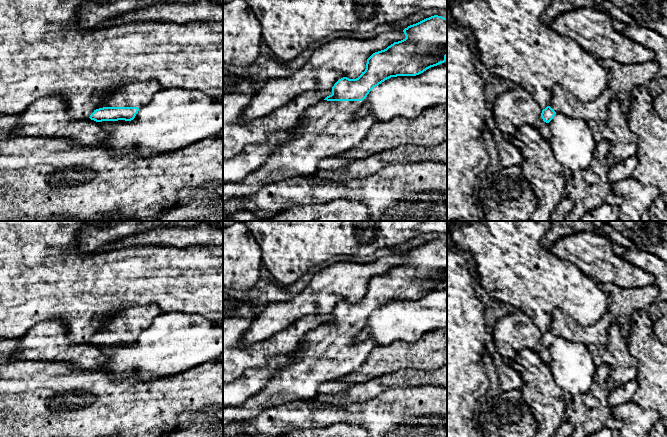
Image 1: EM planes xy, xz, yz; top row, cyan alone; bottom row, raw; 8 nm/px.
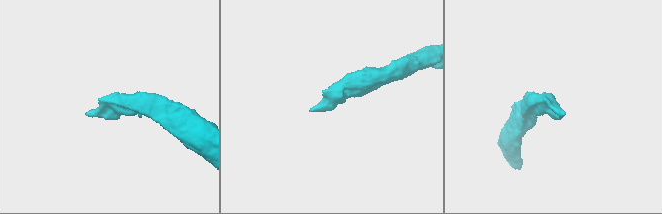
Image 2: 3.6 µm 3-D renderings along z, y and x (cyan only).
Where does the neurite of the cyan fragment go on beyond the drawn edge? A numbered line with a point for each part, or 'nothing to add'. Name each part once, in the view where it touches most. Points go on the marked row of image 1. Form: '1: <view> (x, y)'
1: yz (561, 101)

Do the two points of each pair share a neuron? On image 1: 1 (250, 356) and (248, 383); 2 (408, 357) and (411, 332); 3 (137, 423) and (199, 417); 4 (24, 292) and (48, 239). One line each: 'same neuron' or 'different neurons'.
1: different neurons
2: different neurons
3: different neurons
4: same neuron

